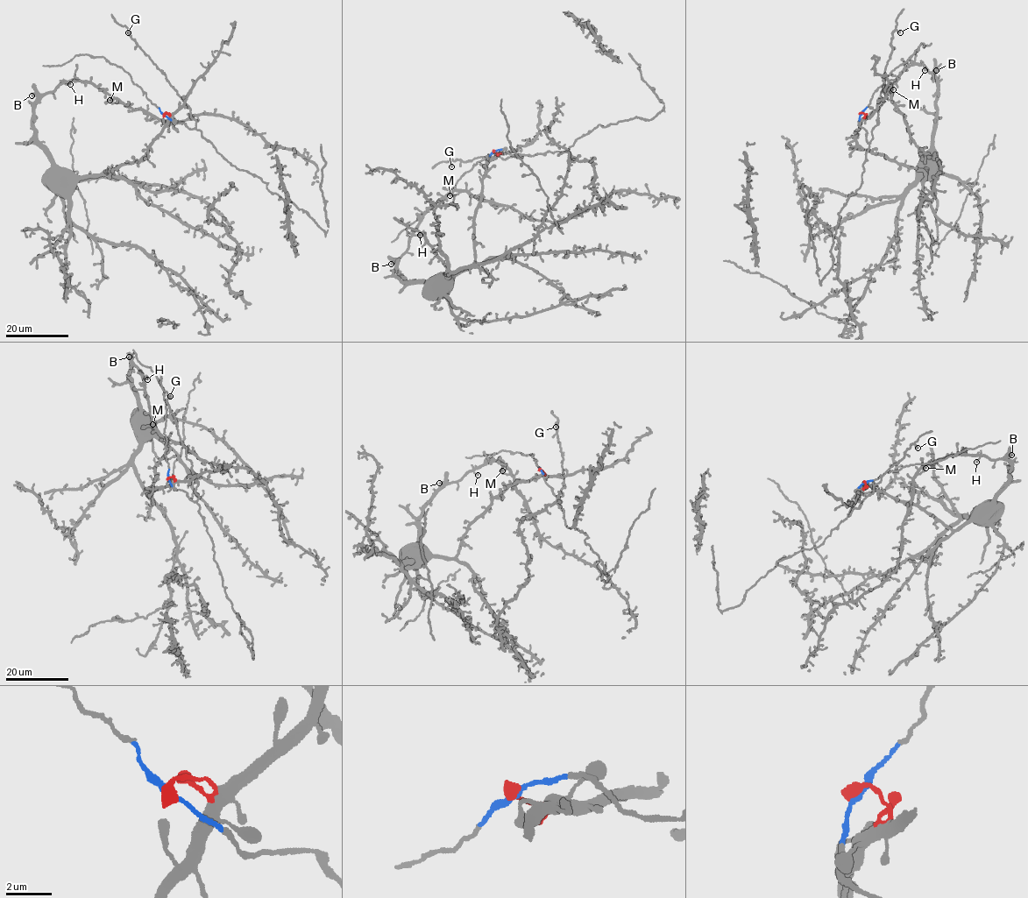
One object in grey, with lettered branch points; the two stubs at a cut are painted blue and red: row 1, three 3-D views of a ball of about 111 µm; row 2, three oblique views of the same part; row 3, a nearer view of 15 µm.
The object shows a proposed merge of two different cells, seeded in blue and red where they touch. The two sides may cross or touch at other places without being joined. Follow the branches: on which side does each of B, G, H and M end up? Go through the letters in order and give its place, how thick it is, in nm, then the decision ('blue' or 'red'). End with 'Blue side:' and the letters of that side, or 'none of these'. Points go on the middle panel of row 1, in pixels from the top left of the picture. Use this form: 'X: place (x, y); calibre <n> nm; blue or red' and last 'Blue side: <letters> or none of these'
B: place (391, 264); calibre 480 nm; red
G: place (451, 166); calibre 420 nm; blue
H: place (420, 235); calibre 280 nm; red
M: place (450, 195); calibre 260 nm; red
Blue side: G

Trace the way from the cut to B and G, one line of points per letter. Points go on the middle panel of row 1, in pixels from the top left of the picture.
B: (493, 152), (499, 154), (487, 164), (473, 221), (472, 266), (441, 279), (408, 283), (395, 261), (391, 265)
G: (493, 152), (505, 150), (509, 154), (530, 155), (452, 159), (451, 167)

